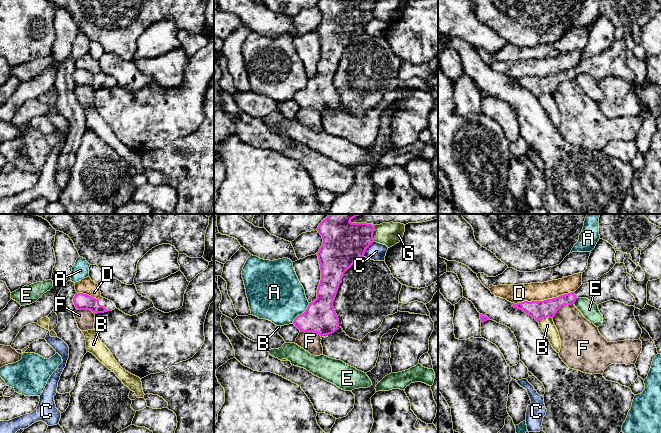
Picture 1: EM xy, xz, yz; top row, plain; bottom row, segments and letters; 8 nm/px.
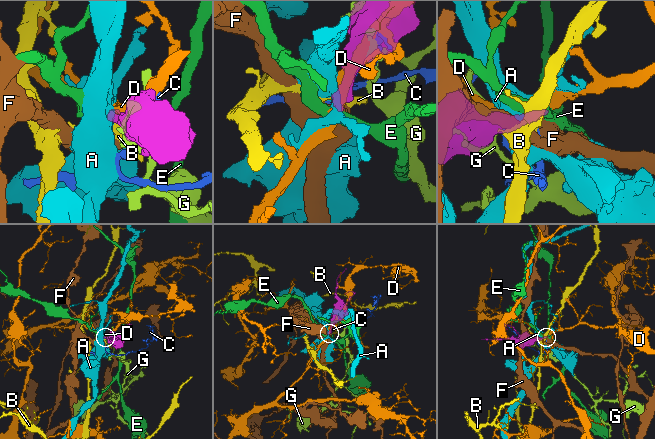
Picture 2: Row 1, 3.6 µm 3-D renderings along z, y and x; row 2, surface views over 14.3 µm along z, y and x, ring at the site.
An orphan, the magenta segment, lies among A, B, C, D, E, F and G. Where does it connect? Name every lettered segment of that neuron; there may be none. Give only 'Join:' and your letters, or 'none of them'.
Join: none of them

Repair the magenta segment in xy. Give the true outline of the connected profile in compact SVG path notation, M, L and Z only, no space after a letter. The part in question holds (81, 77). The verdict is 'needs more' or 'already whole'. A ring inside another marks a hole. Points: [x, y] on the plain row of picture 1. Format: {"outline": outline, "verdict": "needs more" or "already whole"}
{"outline": "M76 69L73 74L73 79L78 86L90 86L94 90L112 87L116 84L115 80L103 73L99 75L83 69Z", "verdict": "needs more"}

